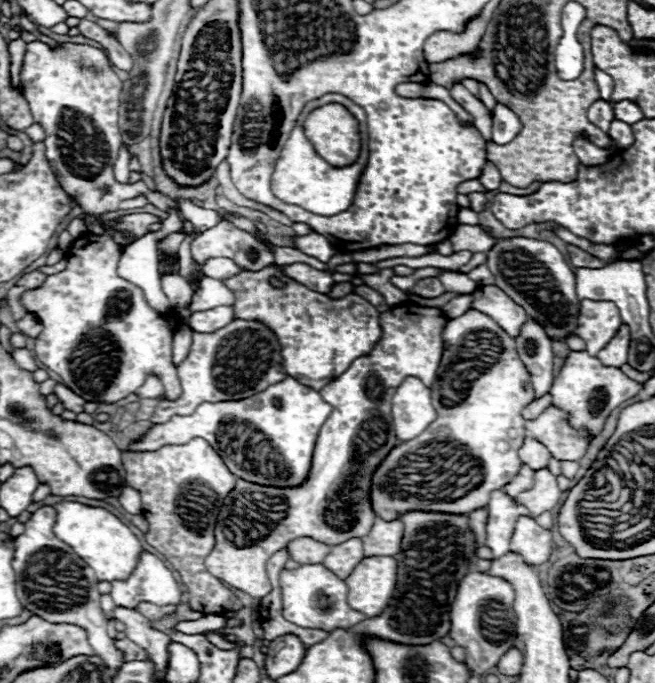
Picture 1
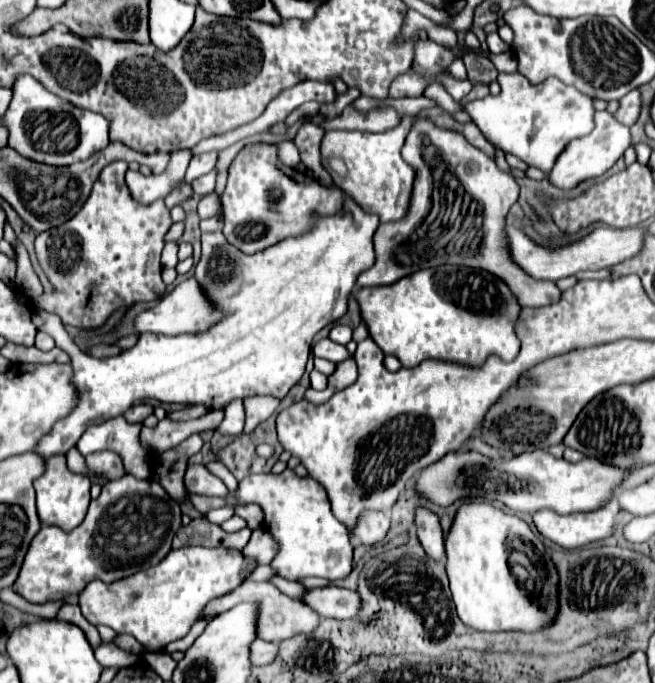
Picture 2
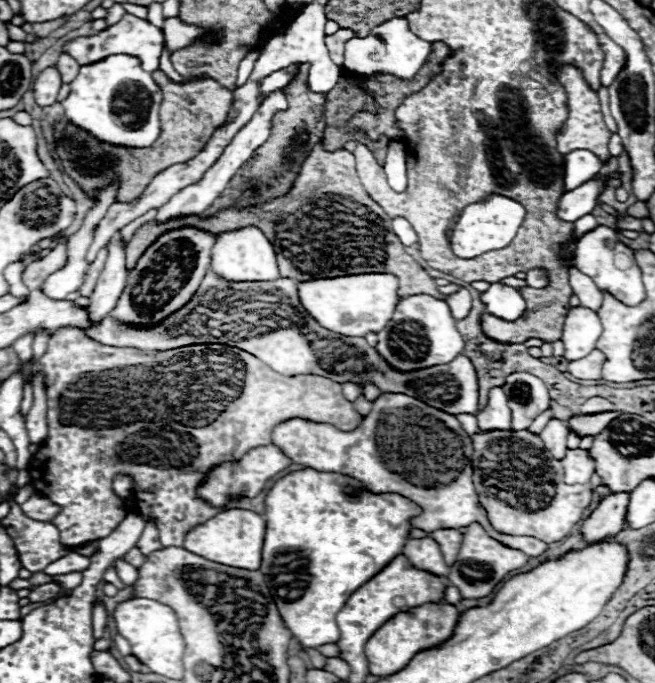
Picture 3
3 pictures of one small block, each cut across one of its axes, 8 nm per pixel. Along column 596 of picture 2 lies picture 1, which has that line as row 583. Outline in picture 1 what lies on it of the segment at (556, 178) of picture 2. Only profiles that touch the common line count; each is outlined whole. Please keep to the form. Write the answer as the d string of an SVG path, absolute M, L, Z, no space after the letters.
M140 552L138 564L128 580L114 580L110 594L118 606L126 608L136 608L140 602L158 606L178 604L182 596L172 572L150 552Z

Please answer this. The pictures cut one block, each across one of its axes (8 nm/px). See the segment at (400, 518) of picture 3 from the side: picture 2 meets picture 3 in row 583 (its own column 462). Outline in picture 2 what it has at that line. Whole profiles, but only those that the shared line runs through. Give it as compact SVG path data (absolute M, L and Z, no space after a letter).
M444 264L418 270L390 286L362 288L356 298L360 300L362 318L368 326L370 336L376 340L384 354L396 356L404 368L418 366L422 360L428 358L480 368L488 360L488 356L498 356L502 362L510 362L516 358L520 348L520 340L514 328L520 318L522 306L508 284L486 270Z

